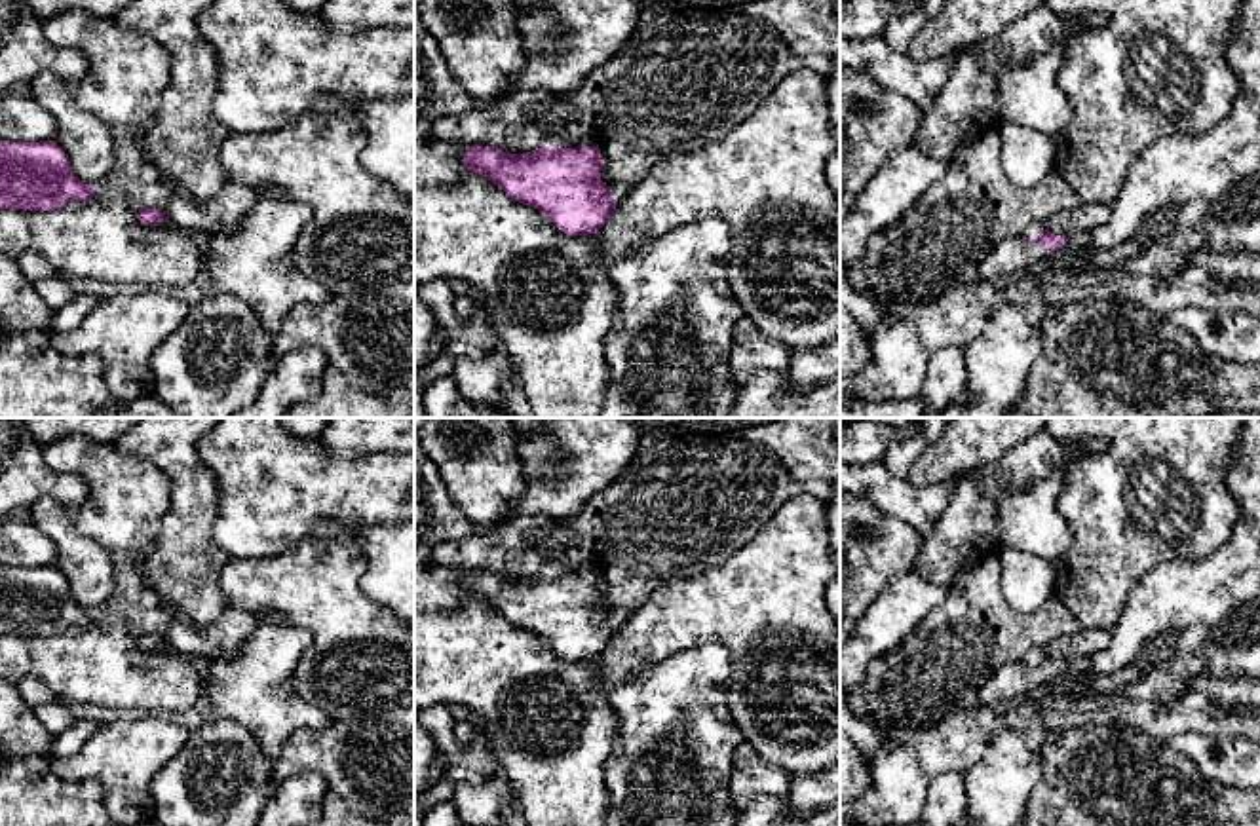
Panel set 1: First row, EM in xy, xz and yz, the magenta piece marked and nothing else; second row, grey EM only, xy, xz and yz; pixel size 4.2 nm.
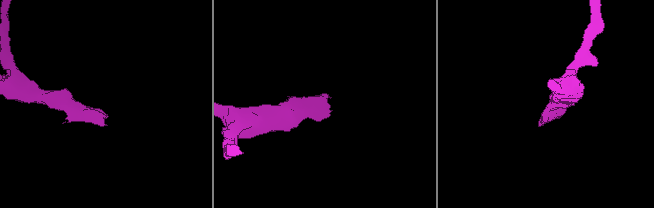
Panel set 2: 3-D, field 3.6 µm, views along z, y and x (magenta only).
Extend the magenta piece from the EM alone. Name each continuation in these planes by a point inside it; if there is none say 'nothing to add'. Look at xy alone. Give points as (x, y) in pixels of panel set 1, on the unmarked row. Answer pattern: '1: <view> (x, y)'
nothing to add

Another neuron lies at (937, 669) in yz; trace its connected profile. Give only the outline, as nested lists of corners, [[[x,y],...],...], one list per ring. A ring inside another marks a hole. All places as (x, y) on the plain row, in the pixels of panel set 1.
[[[994,551],[958,573],[946,598],[897,648],[870,661],[865,680],[848,691],[846,704],[855,718],[872,722],[884,733],[884,744],[891,744],[893,729],[912,731],[954,710],[973,708],[981,684],[998,666],[1022,661],[1034,648],[1081,629],[1055,594],[1034,611],[1013,610],[1003,596],[1000,551]]]

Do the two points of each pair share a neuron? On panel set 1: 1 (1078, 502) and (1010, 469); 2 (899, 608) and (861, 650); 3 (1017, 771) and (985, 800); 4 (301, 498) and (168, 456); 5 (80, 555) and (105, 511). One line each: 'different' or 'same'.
1: different
2: same
3: same
4: different
5: different

